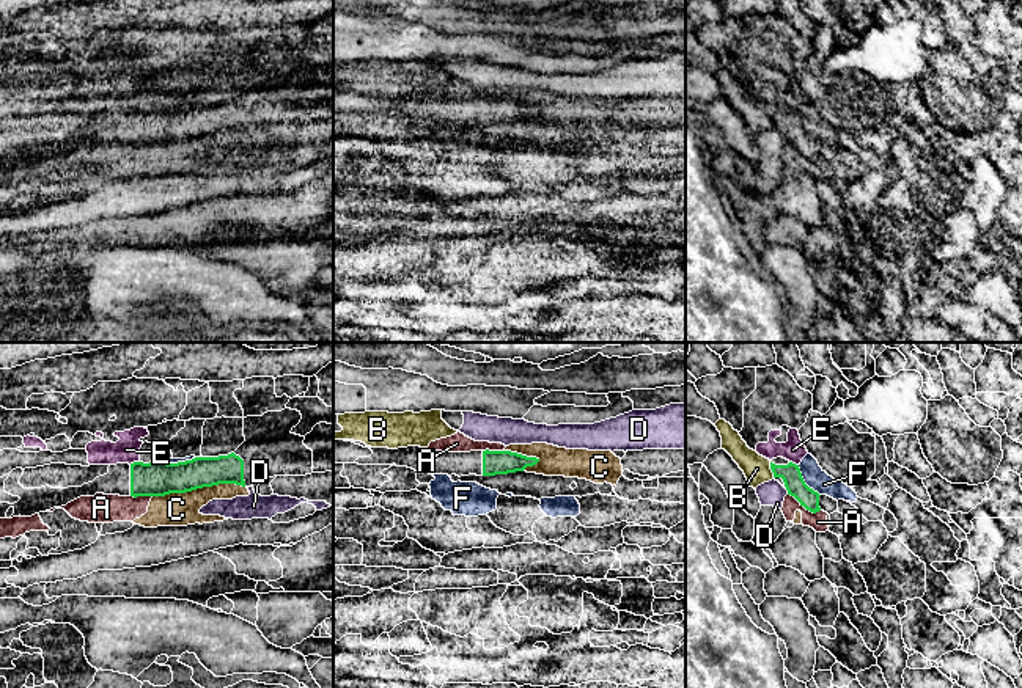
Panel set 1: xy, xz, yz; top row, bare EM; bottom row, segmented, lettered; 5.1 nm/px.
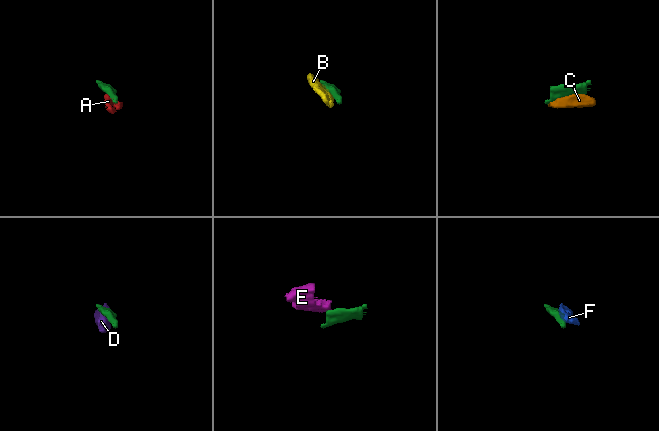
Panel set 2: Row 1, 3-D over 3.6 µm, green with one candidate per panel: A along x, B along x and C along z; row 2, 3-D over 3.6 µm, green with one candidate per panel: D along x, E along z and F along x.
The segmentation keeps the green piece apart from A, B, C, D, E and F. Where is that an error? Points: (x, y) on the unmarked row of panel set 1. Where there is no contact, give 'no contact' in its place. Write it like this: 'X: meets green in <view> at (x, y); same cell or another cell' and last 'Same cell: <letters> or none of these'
A: meets green in yz at (804, 154); another cell
B: meets green in yz at (771, 117); another cell
C: meets green in xy at (198, 135); another cell
D: meets green in yz at (788, 140); another cell
E: meets green in xy at (134, 110); another cell
F: meets green in yz at (804, 129); another cell
Same cell: none of these

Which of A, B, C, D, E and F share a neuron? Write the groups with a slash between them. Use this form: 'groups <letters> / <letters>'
groups A C / B / D / E / F

